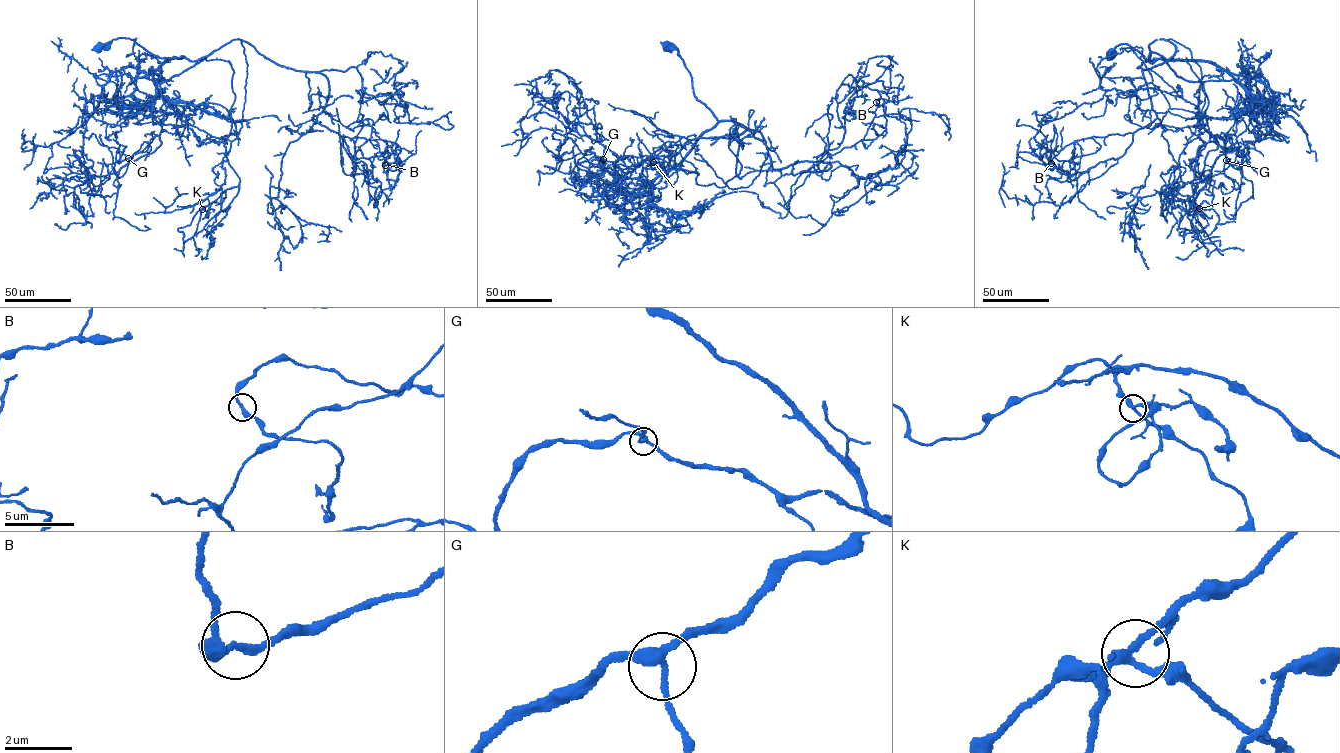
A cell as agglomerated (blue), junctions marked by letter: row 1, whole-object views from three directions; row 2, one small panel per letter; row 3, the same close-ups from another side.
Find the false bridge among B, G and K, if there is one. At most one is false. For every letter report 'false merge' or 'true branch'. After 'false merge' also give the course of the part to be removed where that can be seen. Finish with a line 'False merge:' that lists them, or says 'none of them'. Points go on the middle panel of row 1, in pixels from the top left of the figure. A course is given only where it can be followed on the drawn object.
B: true branch
G: true branch
K: true branch
False merge: none of them

